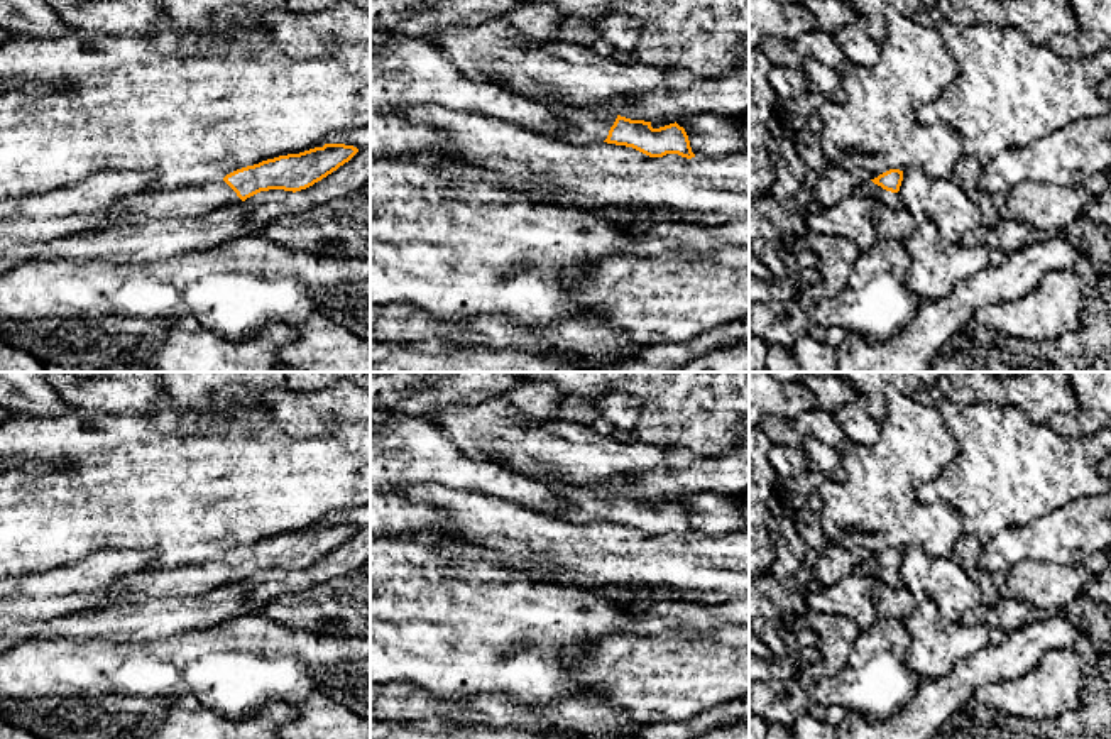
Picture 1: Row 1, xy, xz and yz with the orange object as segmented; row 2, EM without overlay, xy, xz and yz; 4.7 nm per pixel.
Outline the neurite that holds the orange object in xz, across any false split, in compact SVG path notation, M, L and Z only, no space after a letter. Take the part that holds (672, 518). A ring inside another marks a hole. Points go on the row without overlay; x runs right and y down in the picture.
M553 475L536 477L548 485L558 497L558 507L551 512L573 524L587 524L594 521L607 521L632 526L649 536L663 536L678 533L692 538L688 514L676 501L653 507L651 501L631 499L621 495L612 485L577 485Z

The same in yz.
M889 548L878 556L867 560L862 567L862 572L871 575L876 582L884 582L893 588L900 588L903 587L898 573L901 560L903 550Z

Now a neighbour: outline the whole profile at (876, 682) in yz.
M878 617L867 629L859 629L844 668L810 688L812 700L842 705L873 720L889 719L922 683L906 661L910 643L905 621Z

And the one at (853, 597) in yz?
M859 570L832 587L820 587L808 597L808 607L817 614L844 616L859 629L867 629L878 621L874 583L871 575Z

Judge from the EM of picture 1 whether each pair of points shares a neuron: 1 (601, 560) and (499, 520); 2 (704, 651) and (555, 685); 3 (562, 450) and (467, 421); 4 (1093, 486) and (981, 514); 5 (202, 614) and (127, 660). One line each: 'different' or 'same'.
1: same
2: different
3: same
4: same
5: different

